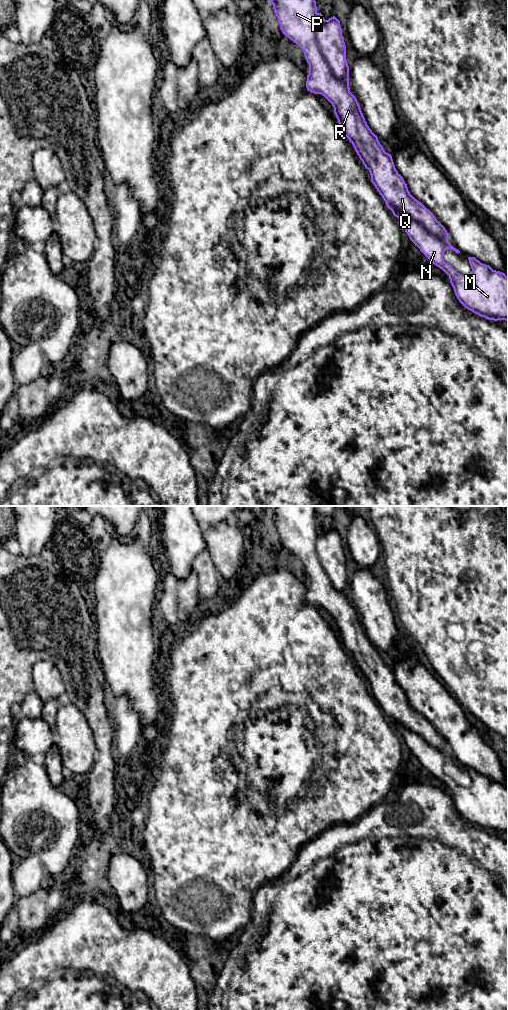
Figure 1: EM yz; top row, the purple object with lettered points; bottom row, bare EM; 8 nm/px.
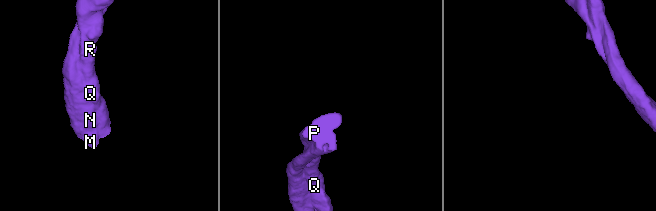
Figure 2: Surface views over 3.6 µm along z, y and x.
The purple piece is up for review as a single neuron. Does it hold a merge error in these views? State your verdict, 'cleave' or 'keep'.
cleave

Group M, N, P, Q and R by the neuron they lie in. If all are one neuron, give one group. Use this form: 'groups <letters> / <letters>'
groups M N / P Q R

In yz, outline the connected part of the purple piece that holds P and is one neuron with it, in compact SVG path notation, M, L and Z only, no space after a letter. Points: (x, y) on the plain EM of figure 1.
M273 506L269 512L273 517L274 525L278 531L282 545L302 561L305 571L309 576L309 586L307 587L306 593L307 602L314 606L323 607L332 616L335 628L338 632L343 646L352 655L365 680L369 682L371 687L371 694L379 706L382 708L387 719L389 721L396 721L406 729L420 734L428 742L428 744L437 750L441 752L448 751L448 745L445 739L436 731L436 729L429 721L427 721L421 714L419 714L410 706L403 689L395 680L391 666L387 665L384 662L383 658L378 652L377 647L375 647L367 637L356 609L350 604L349 597L334 588L328 578L328 575L324 571L324 568L321 565L320 559L316 552L317 518L315 513L315 506Z

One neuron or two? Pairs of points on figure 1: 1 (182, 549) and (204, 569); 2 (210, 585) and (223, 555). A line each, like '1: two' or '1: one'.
1: two
2: two

